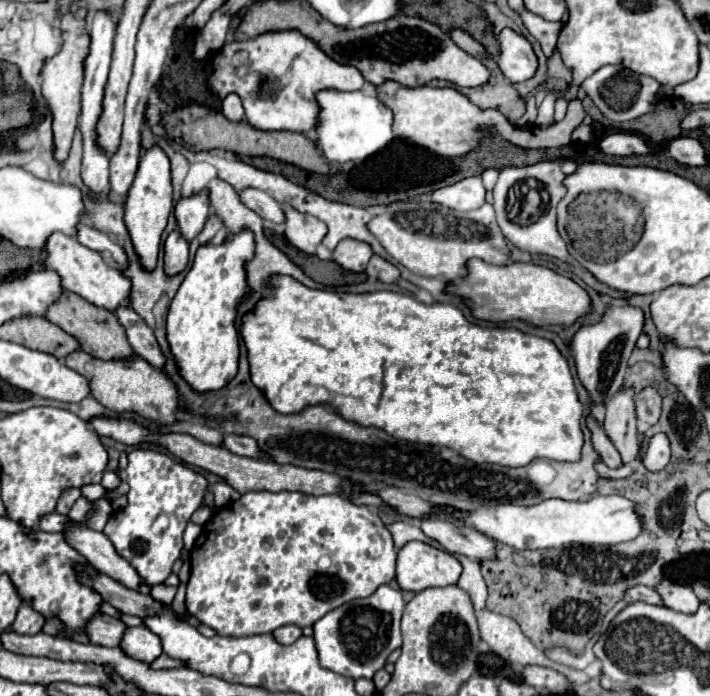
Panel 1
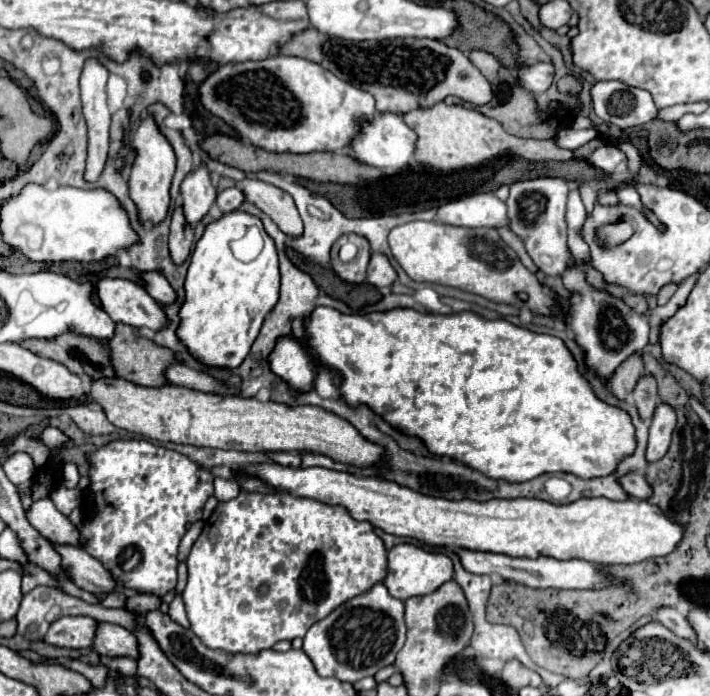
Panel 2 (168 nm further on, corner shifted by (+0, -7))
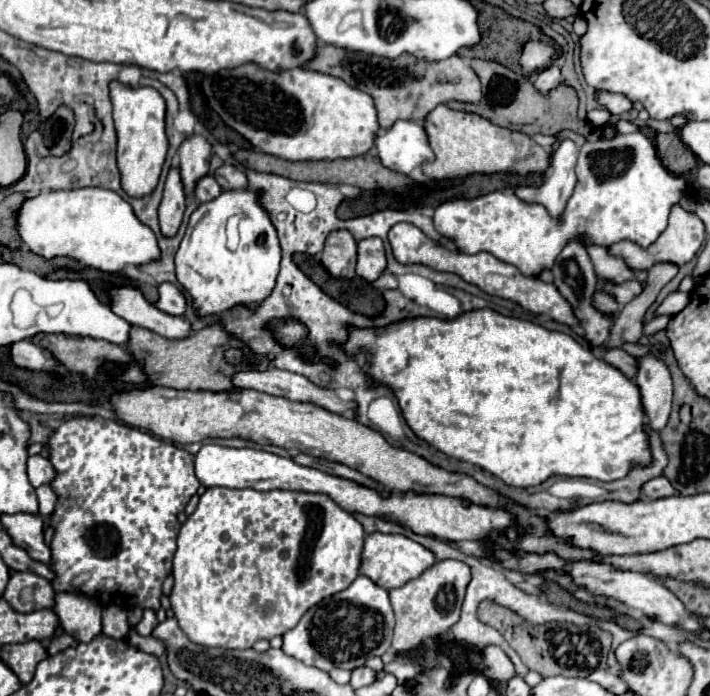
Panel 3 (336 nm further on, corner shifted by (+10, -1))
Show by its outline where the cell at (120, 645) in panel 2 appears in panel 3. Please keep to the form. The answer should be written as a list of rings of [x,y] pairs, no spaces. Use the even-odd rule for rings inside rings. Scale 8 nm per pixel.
[[[58,593],[54,597],[54,607],[60,627],[72,635],[76,641],[88,643],[100,631],[100,605],[92,597],[82,597],[74,593]]]

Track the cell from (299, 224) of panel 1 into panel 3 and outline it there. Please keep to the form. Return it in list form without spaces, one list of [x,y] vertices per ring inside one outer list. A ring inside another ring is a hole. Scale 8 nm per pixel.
[[[224,163],[222,167],[214,171],[214,179],[218,181],[222,189],[244,189],[246,187],[246,175],[228,163]]]

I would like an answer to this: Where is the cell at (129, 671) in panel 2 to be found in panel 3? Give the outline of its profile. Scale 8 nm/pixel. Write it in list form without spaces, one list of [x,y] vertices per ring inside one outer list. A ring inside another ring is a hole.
[[[63,633],[52,638],[50,646],[48,647],[48,654],[55,655],[60,651],[64,651],[68,647],[76,647],[77,641],[71,635]]]

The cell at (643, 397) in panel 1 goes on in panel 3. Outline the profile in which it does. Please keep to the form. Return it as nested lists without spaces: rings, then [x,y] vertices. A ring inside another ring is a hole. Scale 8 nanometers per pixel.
[[[606,345],[604,347],[598,347],[600,351],[604,351],[604,361],[614,365],[616,369],[620,369],[626,377],[634,379],[636,377],[636,359],[632,355],[628,355],[624,349],[620,347],[614,347],[614,349],[608,349]]]

